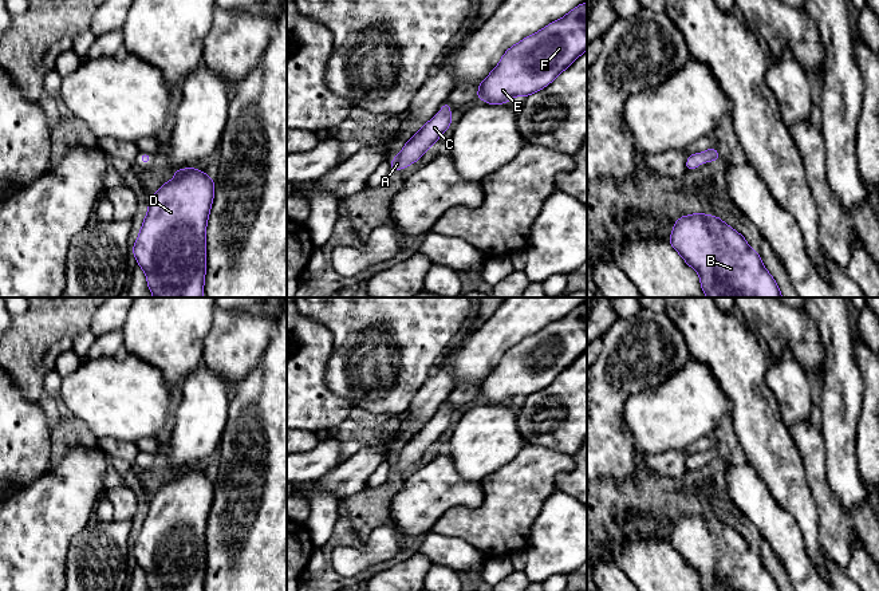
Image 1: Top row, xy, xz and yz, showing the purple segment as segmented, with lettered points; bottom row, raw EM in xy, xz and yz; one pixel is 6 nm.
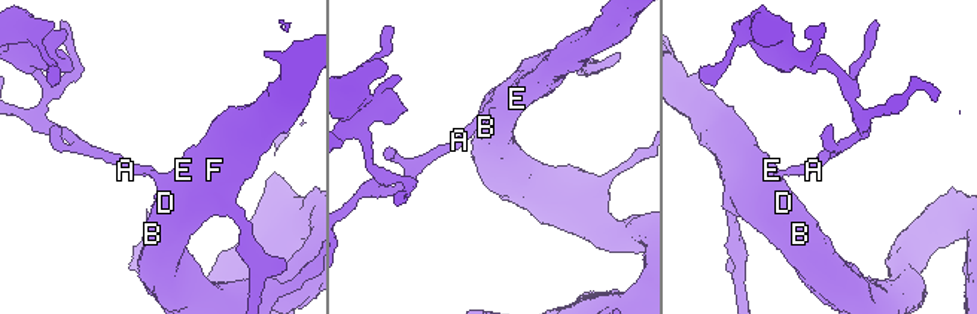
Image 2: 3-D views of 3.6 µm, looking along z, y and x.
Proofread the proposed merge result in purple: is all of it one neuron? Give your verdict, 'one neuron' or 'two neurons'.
one neuron

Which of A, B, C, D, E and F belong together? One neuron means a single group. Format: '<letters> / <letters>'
A B C D E F

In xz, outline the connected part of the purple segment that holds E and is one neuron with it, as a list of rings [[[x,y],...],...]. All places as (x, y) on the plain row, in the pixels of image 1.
[[[587,303],[529,335],[505,351],[494,370],[478,385],[476,398],[489,405],[528,397],[567,370],[587,350]]]

